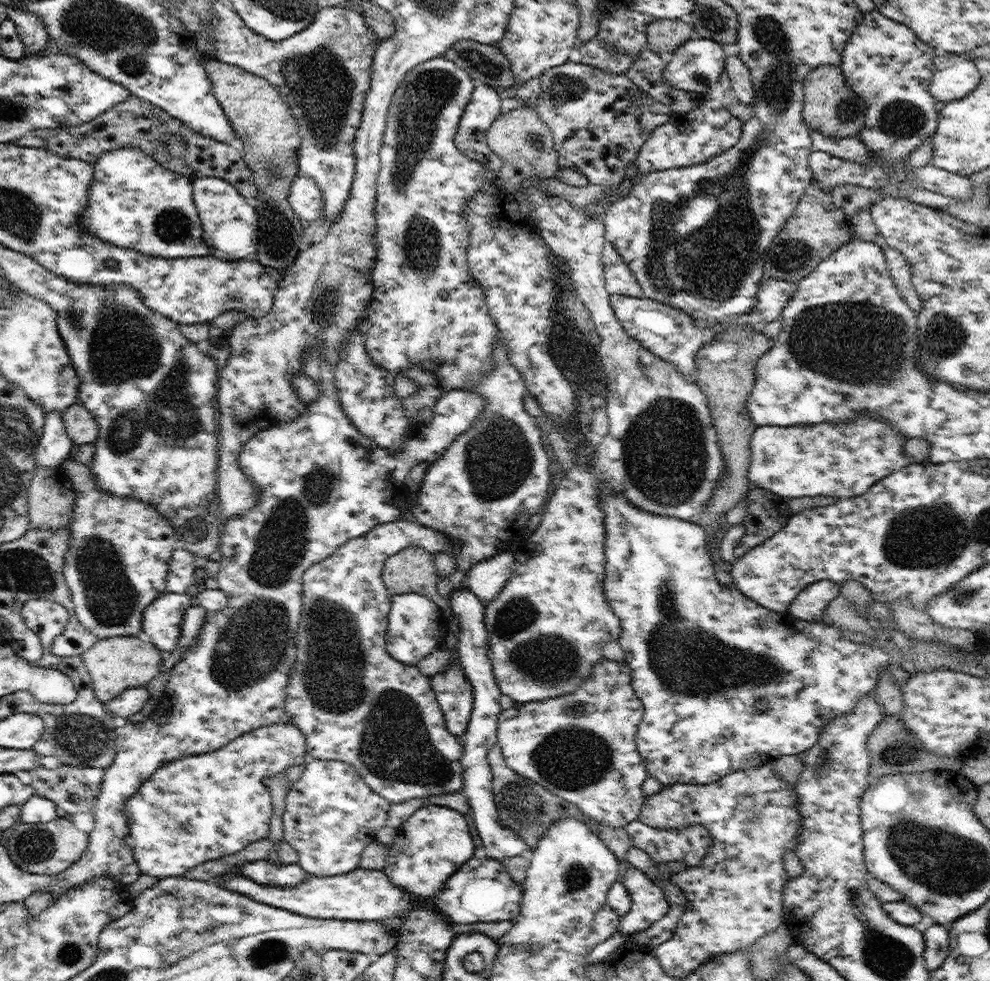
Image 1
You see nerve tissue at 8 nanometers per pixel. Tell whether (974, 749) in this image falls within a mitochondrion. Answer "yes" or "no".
no

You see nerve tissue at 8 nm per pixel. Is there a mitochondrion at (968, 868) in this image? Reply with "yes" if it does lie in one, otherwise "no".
yes

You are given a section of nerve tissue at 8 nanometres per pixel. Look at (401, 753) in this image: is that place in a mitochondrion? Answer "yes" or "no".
yes

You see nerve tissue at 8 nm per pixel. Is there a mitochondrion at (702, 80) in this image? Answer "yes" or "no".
yes

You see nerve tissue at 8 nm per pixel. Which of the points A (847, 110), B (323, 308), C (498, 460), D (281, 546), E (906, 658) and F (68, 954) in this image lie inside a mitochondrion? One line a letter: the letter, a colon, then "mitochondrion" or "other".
A: mitochondrion
B: mitochondrion
C: mitochondrion
D: mitochondrion
E: other
F: mitochondrion

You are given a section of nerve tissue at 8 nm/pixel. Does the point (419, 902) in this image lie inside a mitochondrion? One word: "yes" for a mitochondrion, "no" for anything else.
no

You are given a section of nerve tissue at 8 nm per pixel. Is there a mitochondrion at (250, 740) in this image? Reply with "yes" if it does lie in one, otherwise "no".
no

